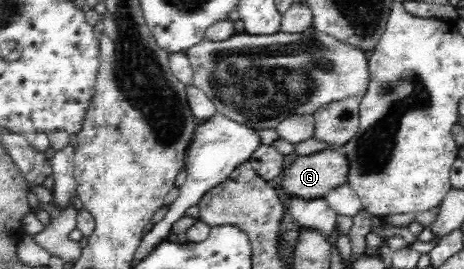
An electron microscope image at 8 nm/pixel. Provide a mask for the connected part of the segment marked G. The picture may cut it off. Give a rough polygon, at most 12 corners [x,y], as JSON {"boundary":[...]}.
{"boundary":[[339,147],[297,157],[282,171],[292,198],[317,199],[348,180]]}

